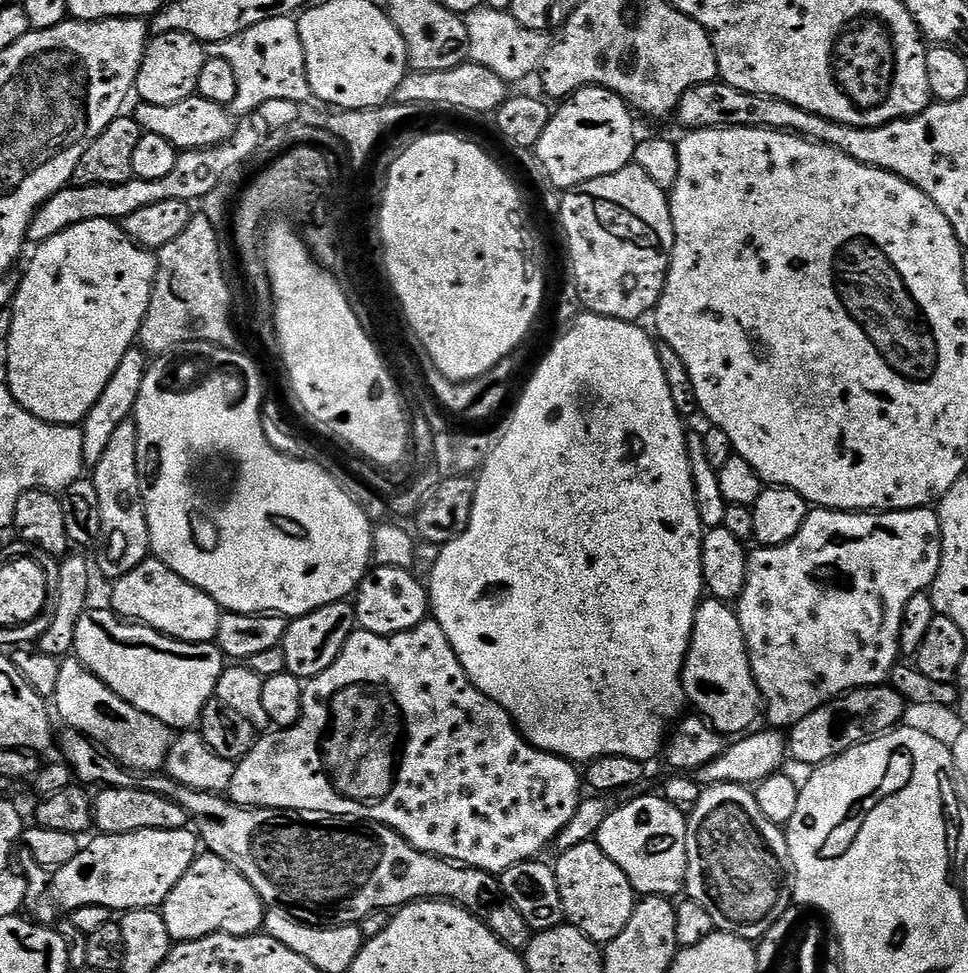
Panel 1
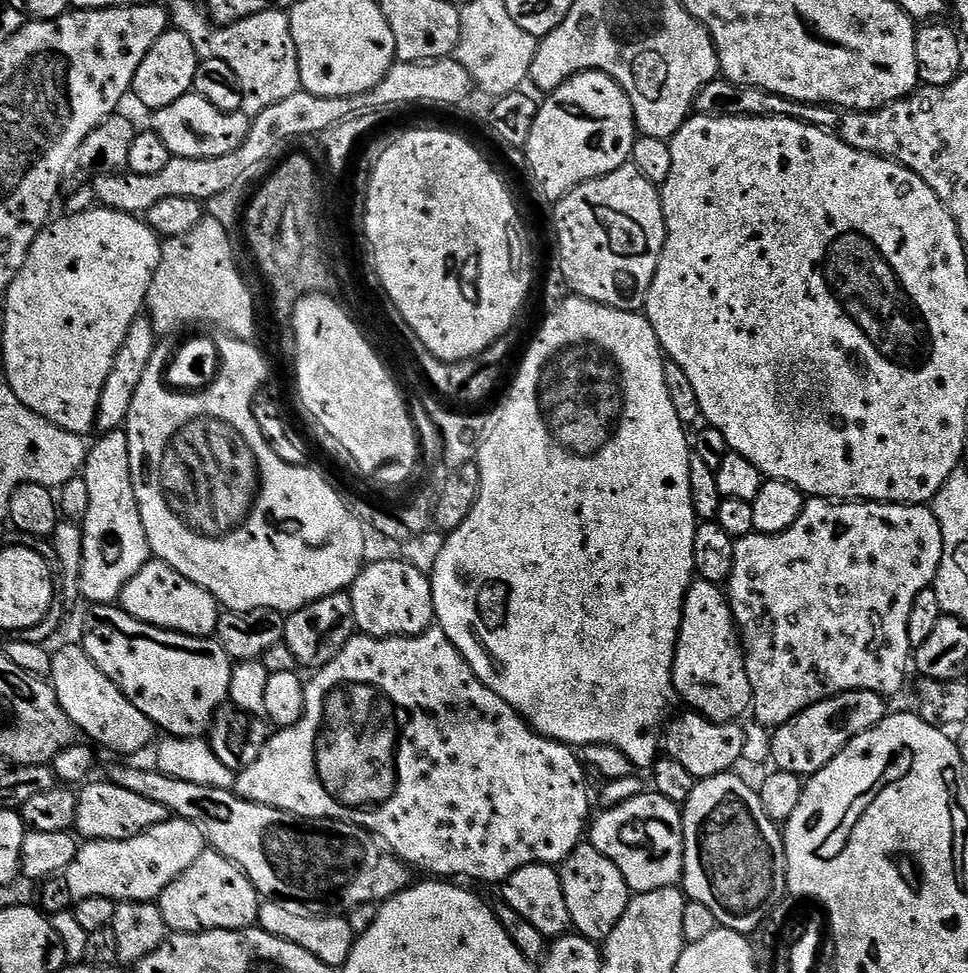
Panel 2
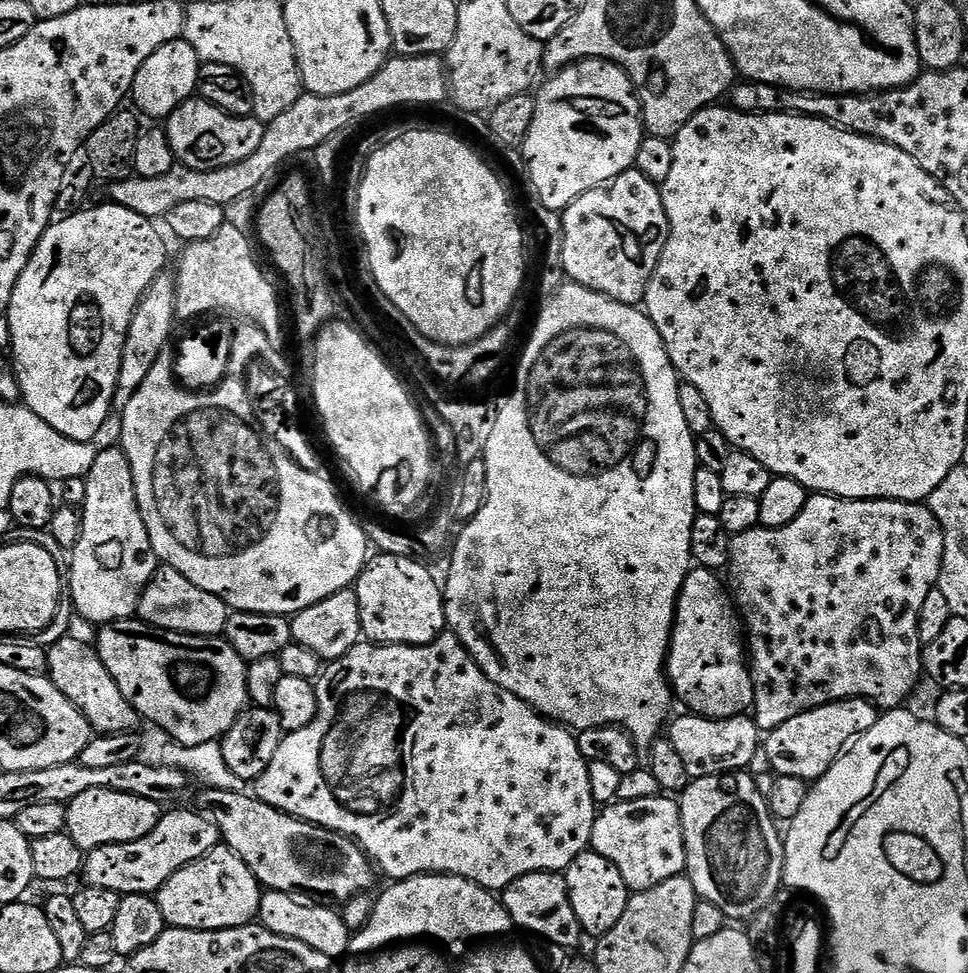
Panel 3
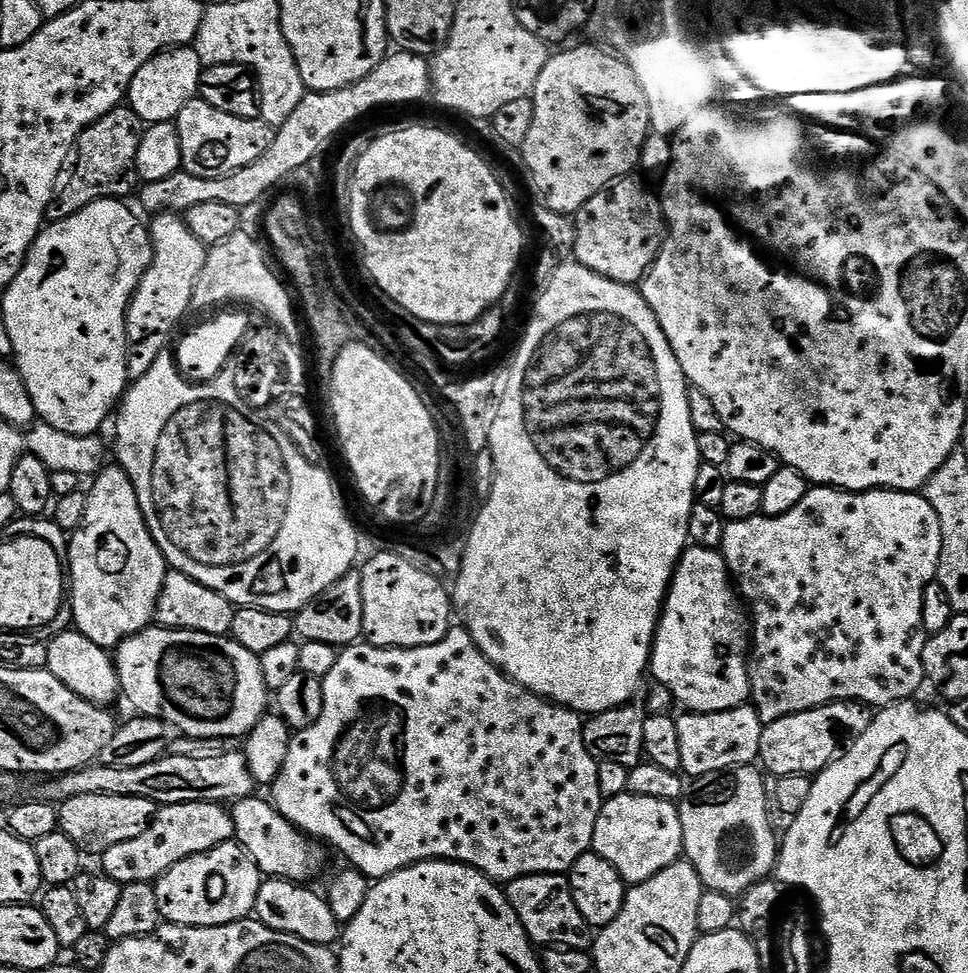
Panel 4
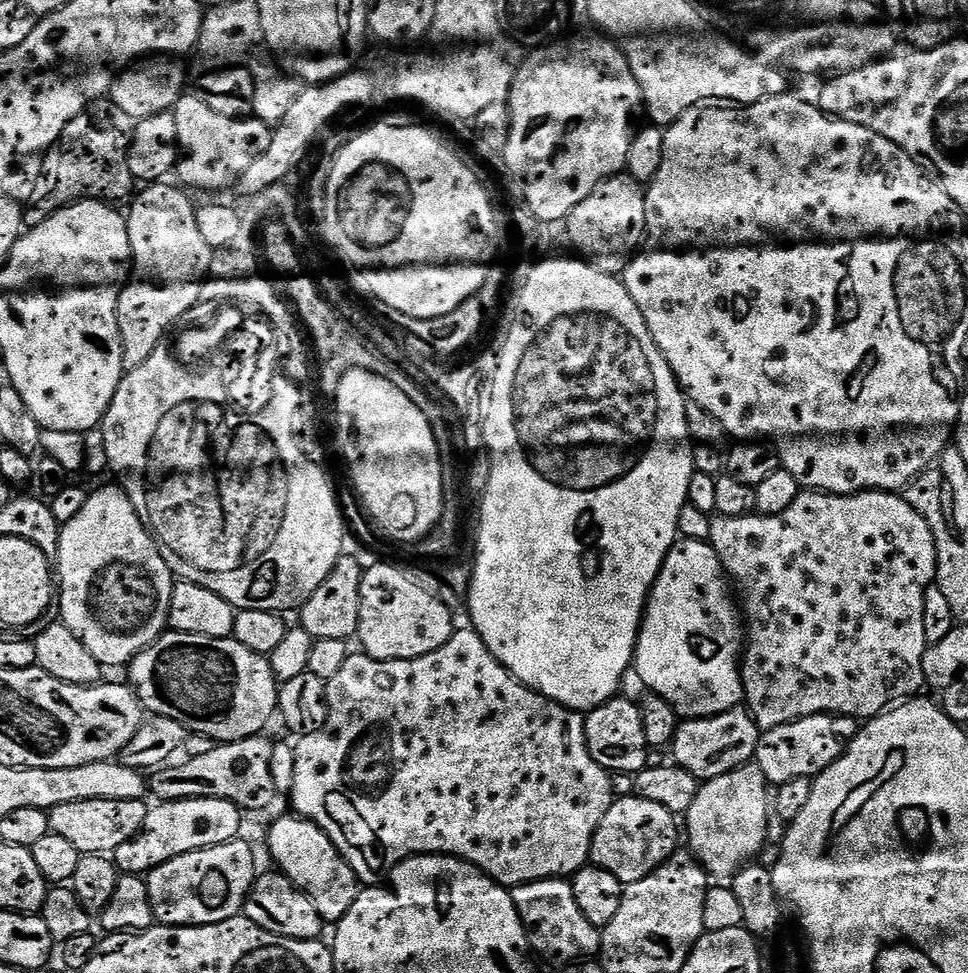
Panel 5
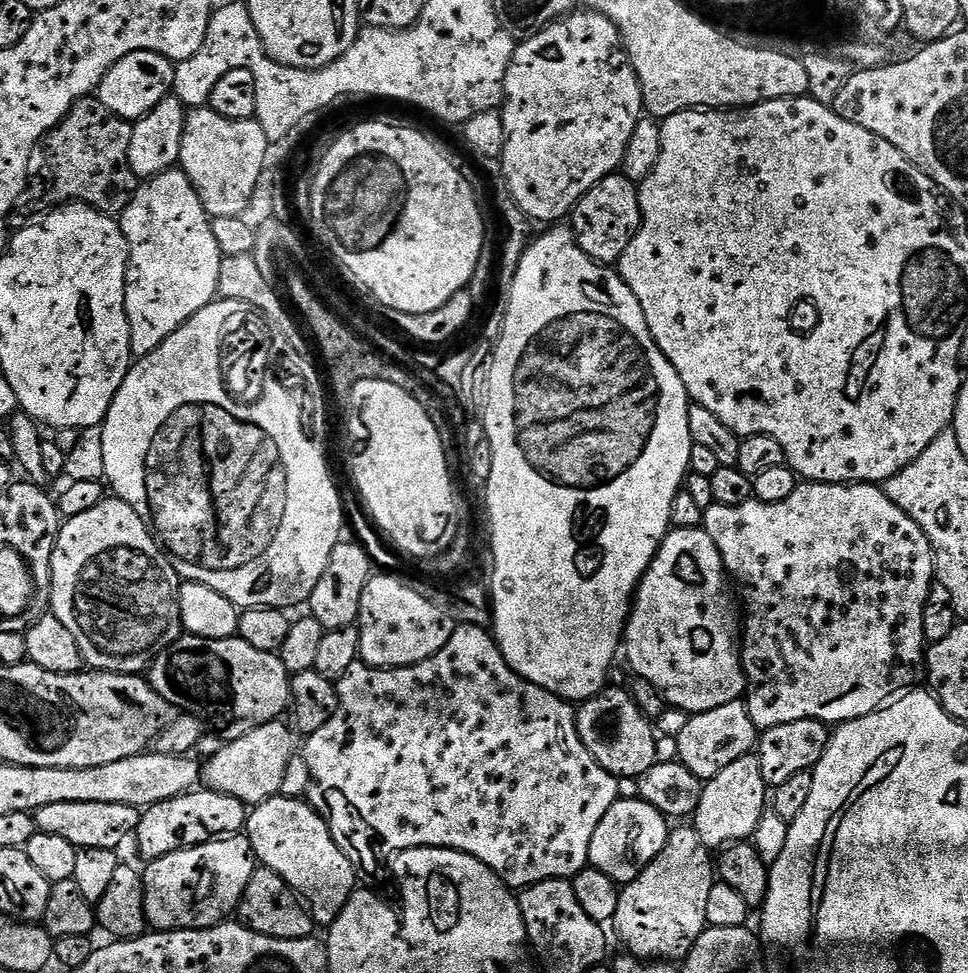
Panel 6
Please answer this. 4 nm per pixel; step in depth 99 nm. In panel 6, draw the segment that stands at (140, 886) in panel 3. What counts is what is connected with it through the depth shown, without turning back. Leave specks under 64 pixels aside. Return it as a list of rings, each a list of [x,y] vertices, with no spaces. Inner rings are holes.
[[[193,790],[184,796],[175,796],[143,809],[134,833],[136,848],[144,862],[162,858],[183,848],[193,848],[238,836],[245,831],[249,809],[238,798],[207,790]]]

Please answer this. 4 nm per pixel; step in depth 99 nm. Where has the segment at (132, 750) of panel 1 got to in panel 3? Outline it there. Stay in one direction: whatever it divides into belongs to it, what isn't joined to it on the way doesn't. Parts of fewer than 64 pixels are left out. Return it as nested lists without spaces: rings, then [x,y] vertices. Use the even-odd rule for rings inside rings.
[[[72,634],[65,635],[63,640],[48,649],[47,675],[52,684],[58,686],[58,690],[62,690],[62,694],[66,694],[74,706],[78,706],[97,733],[117,736],[123,732],[132,734],[137,731],[136,723],[141,723],[142,717],[136,713],[134,706],[130,706],[130,702],[126,702],[122,690],[118,690],[118,682],[110,678],[110,670],[106,670],[91,643],[83,644],[75,640]]]

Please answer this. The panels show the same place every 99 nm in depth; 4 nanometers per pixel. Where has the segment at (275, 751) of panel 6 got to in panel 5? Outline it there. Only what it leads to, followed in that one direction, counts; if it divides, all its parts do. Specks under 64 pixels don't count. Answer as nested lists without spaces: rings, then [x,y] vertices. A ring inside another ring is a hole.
[[[267,735],[251,736],[238,742],[229,744],[217,743],[209,752],[200,752],[181,764],[173,763],[171,766],[161,767],[153,771],[150,776],[150,792],[156,795],[157,801],[165,800],[197,800],[198,798],[222,798],[234,802],[245,813],[260,812],[272,804],[272,799],[278,796],[272,777],[272,750],[273,741],[267,740]]]

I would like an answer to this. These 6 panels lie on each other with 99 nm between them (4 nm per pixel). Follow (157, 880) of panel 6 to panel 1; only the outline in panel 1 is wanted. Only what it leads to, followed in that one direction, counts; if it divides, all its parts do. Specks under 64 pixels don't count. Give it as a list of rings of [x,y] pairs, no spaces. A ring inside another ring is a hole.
[[[211,854],[197,855],[195,862],[182,874],[178,886],[170,890],[162,905],[166,930],[170,930],[173,941],[197,940],[225,932],[231,936],[250,936],[259,933],[264,926],[266,905],[260,896],[222,858]]]

